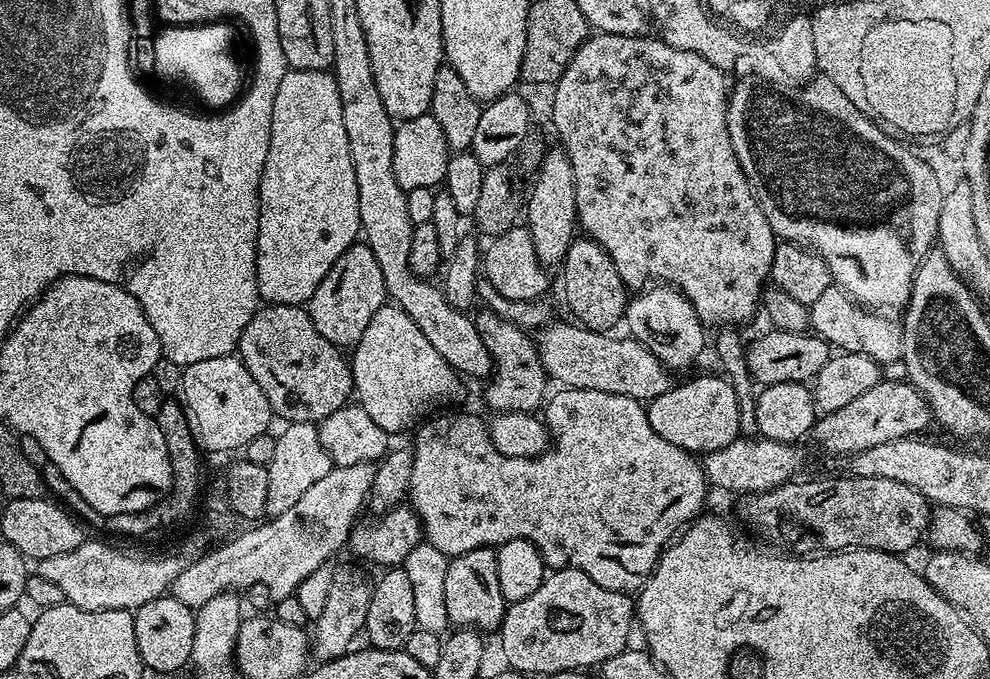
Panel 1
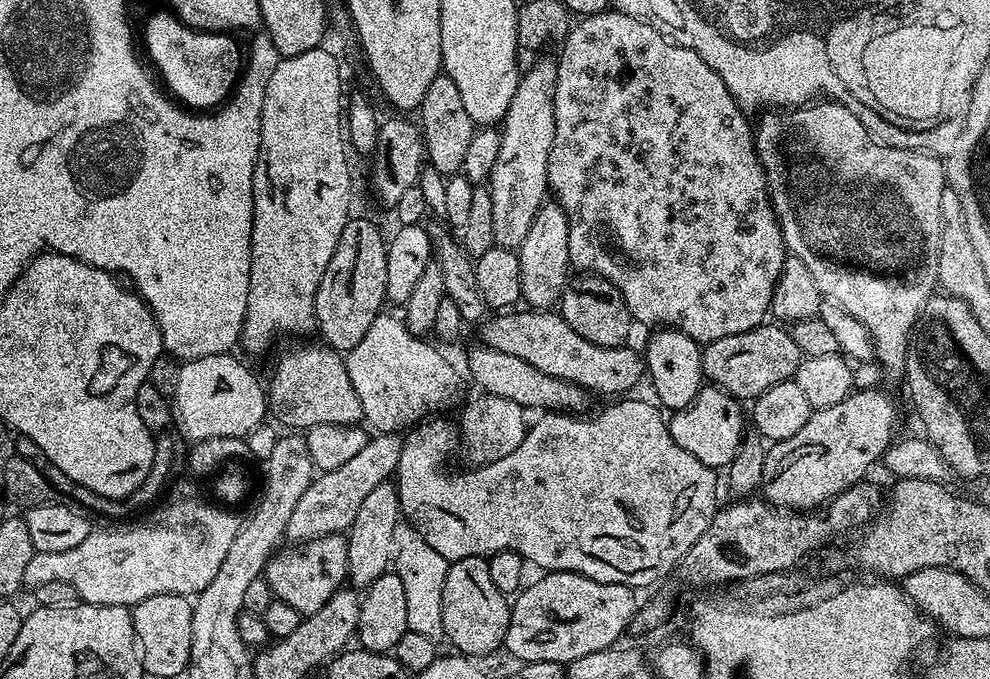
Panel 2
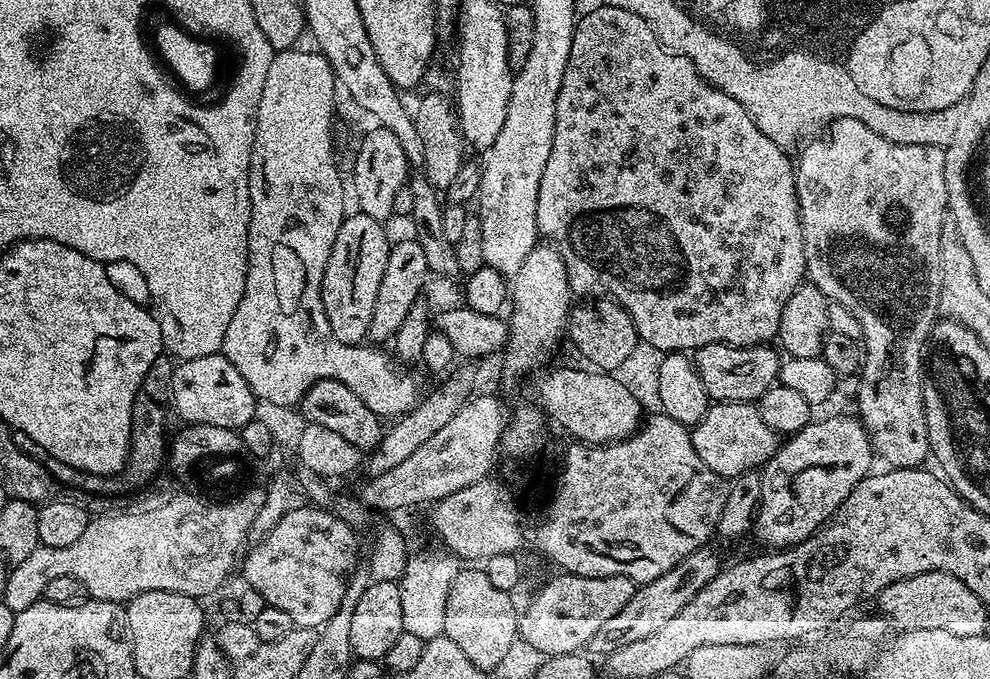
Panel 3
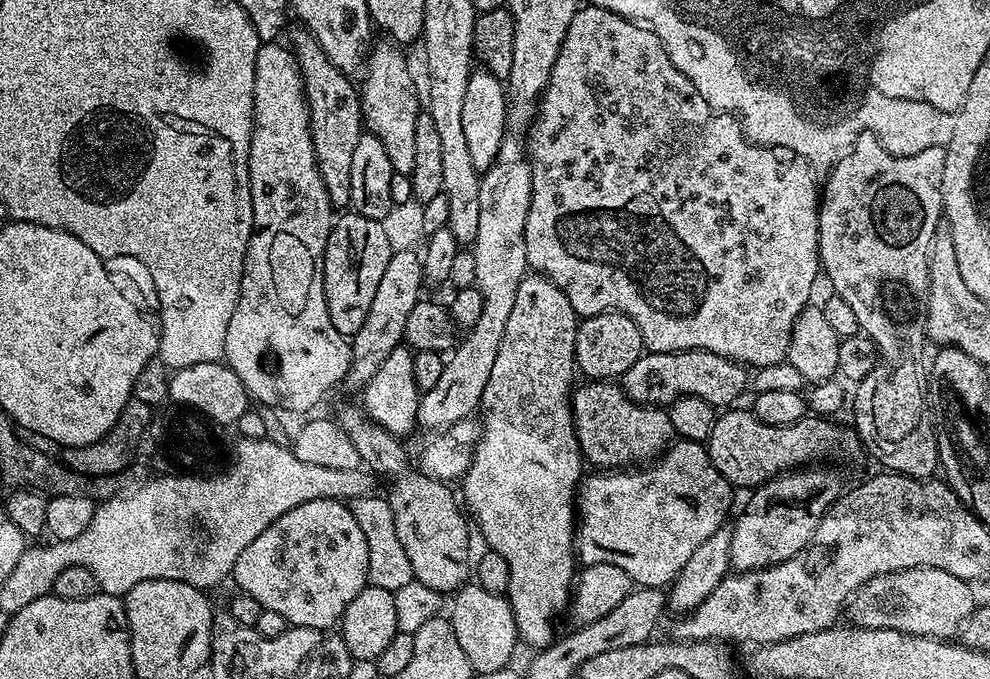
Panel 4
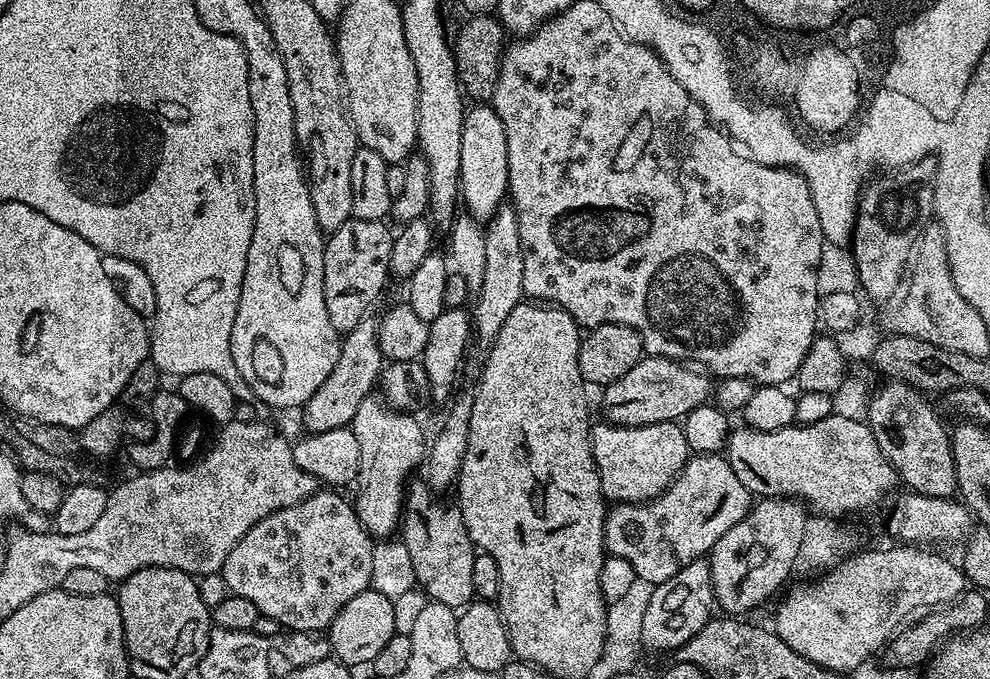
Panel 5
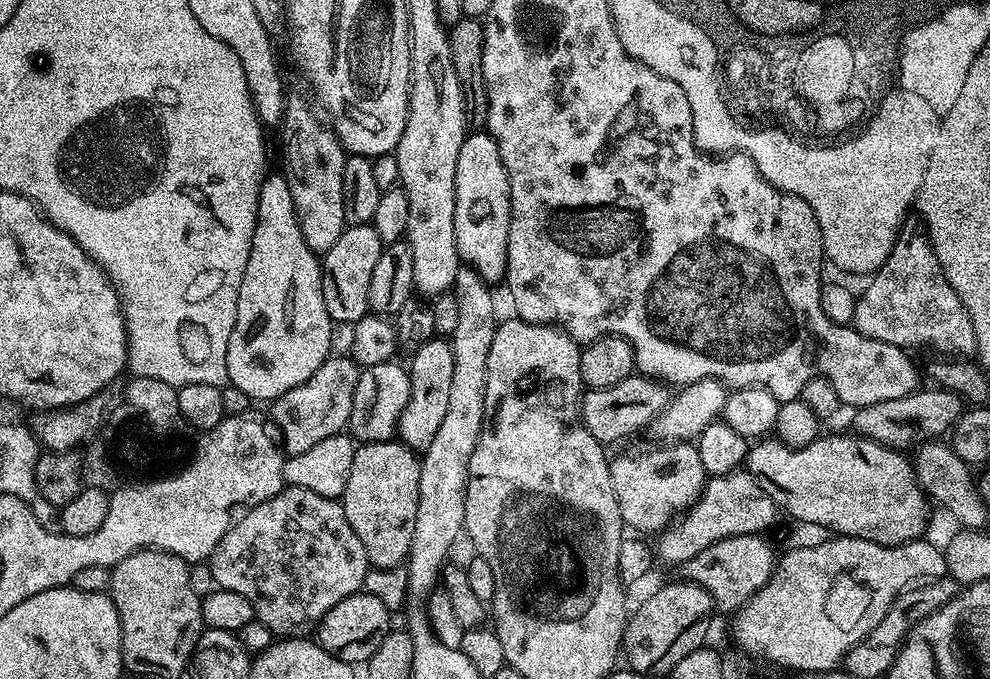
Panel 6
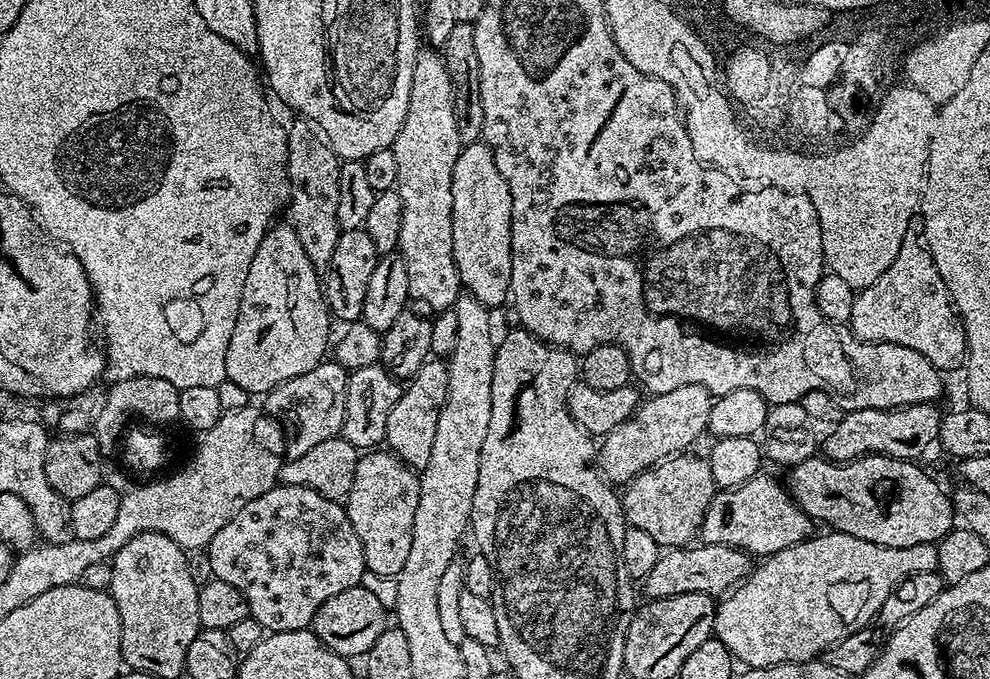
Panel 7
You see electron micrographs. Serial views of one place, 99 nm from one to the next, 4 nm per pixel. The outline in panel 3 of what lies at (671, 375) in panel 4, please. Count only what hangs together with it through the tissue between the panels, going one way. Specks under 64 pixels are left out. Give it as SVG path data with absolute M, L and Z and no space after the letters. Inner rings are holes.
M707 344L706 346L695 349L694 363L700 372L702 386L706 386L706 394L709 401L755 402L759 400L762 394L766 394L768 388L773 387L777 383L780 374L782 356L775 347L773 348L768 344L756 344L752 348L730 346L729 344Z

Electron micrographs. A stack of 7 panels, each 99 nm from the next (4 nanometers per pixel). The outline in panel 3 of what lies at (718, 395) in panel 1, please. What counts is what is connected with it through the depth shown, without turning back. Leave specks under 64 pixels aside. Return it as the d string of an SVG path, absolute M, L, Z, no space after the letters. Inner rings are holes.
M719 402L709 403L702 422L691 429L692 445L698 450L698 458L714 470L714 474L731 478L751 472L763 466L778 447L778 433L770 430L766 422L758 414L755 403L752 402Z

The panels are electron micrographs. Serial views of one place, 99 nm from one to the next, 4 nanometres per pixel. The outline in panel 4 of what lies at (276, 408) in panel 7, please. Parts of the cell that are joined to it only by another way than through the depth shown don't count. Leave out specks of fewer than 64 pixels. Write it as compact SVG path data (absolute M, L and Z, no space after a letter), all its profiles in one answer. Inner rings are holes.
M413 250L393 252L390 262L386 262L386 270L378 282L378 291L374 293L374 302L370 302L370 310L366 314L366 322L362 322L362 330L351 337L352 365L348 368L347 387L363 389L365 384L378 374L378 366L390 358L394 349L401 347L406 330L406 322L410 319L410 310L422 299L420 287L425 287L424 266L421 257Z

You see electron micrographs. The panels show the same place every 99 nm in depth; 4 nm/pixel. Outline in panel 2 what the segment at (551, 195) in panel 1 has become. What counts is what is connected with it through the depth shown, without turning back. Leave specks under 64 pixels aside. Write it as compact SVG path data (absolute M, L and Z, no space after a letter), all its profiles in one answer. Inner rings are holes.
M545 199L544 204L534 214L530 230L520 243L520 295L523 303L532 310L548 310L559 305L560 295L568 287L570 279L570 228L568 219L555 199Z

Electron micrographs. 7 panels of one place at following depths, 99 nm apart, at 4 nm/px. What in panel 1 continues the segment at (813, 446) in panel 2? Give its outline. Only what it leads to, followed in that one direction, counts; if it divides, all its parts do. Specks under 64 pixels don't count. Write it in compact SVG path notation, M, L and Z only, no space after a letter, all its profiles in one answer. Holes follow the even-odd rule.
M881 379L866 394L854 398L842 410L825 412L816 421L814 437L828 452L855 454L870 450L870 446L882 446L891 440L903 440L920 434L927 424L933 423L932 405L927 398L907 380Z

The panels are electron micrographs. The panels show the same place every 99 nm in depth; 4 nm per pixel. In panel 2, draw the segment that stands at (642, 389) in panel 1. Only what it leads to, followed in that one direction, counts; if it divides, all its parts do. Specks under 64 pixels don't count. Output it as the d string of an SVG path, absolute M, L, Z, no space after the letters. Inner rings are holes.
M523 310L517 316L500 314L497 320L485 319L482 324L484 336L482 342L487 348L502 350L502 354L514 354L514 358L522 358L522 362L530 362L542 374L550 374L554 378L562 378L571 384L577 384L589 394L601 392L604 398L616 398L628 394L645 375L646 365L643 355L635 352L632 346L607 348L594 346L594 342L586 342L582 334L578 334L560 317L556 310Z

